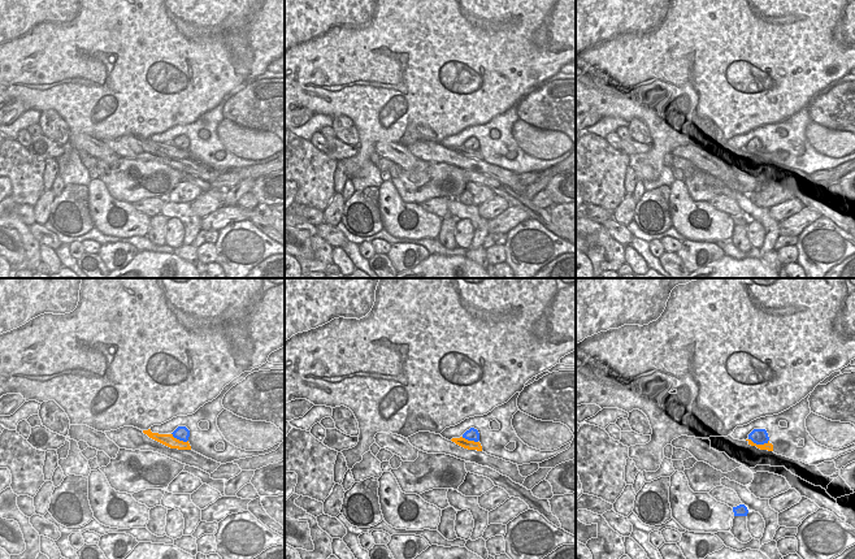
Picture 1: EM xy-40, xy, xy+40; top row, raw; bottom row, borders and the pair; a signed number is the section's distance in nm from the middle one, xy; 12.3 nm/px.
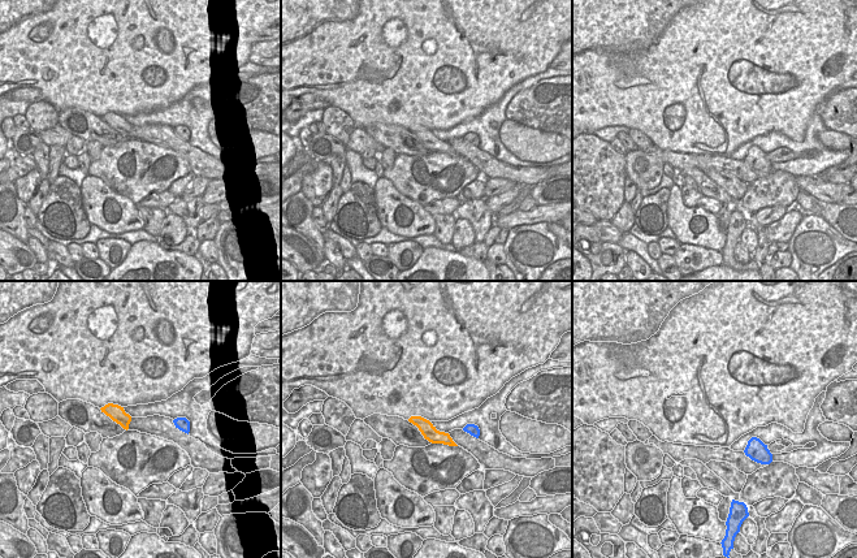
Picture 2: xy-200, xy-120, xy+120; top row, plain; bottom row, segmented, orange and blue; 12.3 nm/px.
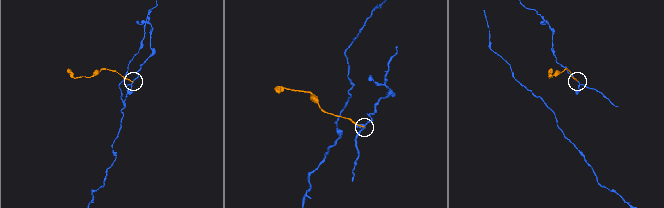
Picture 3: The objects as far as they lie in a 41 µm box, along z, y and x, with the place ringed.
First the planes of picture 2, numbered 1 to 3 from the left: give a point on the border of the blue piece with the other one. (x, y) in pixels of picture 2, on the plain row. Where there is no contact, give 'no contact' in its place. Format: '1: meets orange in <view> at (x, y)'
1: no contact
2: no contact
3: no contact

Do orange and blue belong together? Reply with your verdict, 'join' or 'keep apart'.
keep apart

